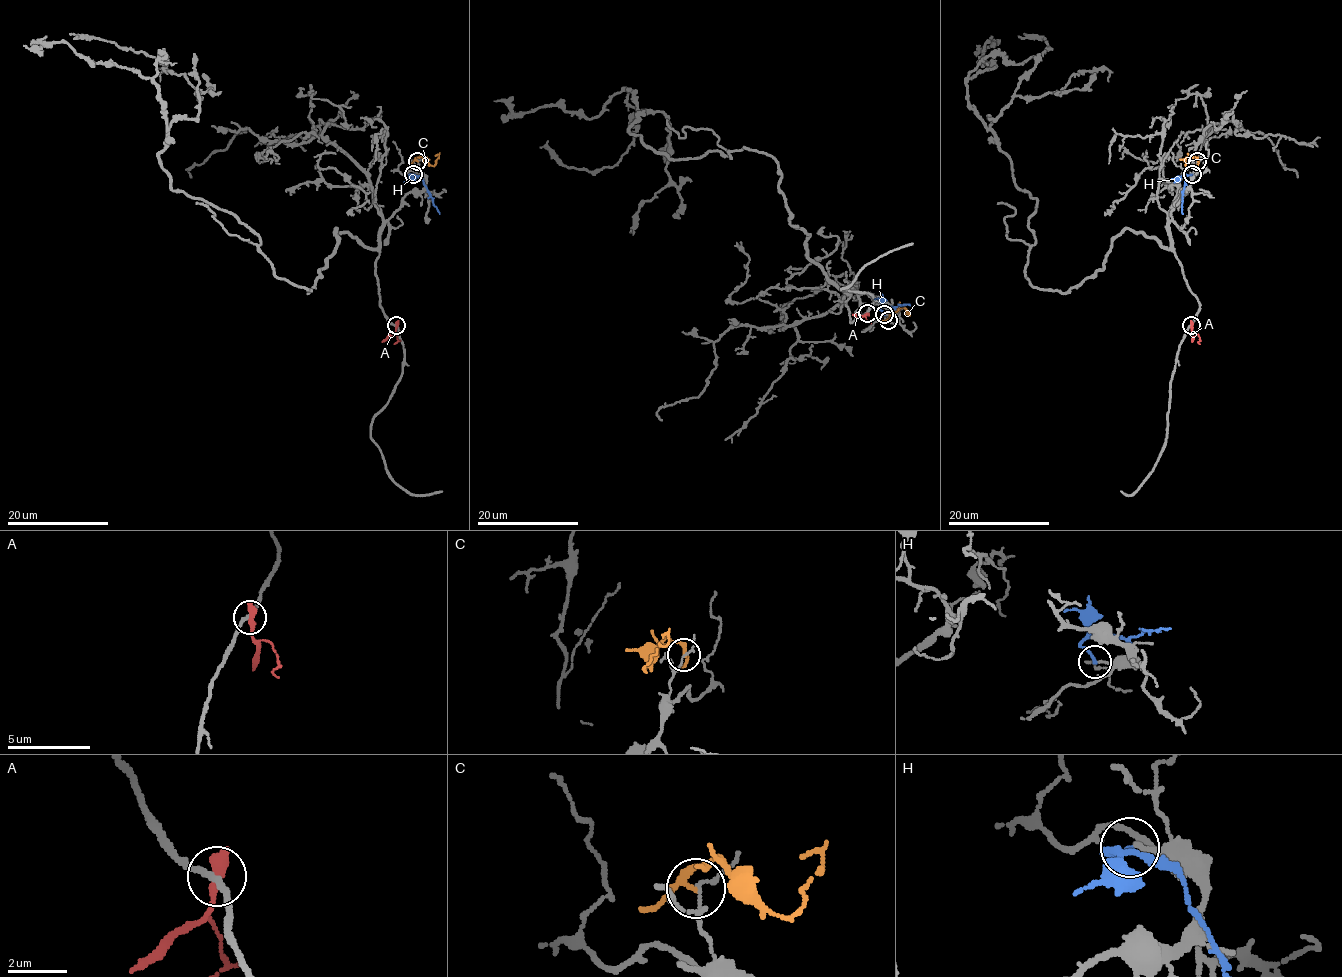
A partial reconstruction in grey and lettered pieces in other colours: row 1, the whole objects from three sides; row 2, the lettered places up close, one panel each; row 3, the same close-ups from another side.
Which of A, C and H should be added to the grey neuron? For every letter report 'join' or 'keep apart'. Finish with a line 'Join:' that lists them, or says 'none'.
A: keep apart
C: keep apart
H: keep apart
Join: none

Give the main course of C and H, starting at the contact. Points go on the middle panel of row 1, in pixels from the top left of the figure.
C: (888, 319), (903, 308), (910, 316)
H: (884, 314), (882, 307), (910, 306)

